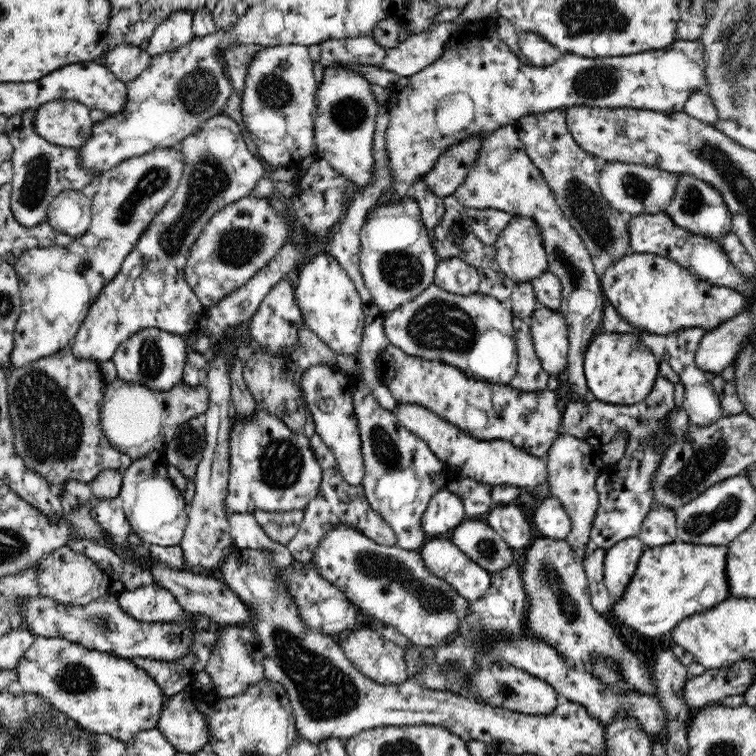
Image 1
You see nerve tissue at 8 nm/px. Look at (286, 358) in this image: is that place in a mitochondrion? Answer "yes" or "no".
no

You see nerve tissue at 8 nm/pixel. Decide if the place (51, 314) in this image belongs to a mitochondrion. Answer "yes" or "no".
no

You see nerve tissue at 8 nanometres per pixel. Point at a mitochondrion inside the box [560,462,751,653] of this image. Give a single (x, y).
(699, 523)

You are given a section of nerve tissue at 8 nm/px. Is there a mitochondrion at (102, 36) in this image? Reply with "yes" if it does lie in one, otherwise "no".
no

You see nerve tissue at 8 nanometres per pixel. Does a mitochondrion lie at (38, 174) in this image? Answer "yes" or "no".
yes

